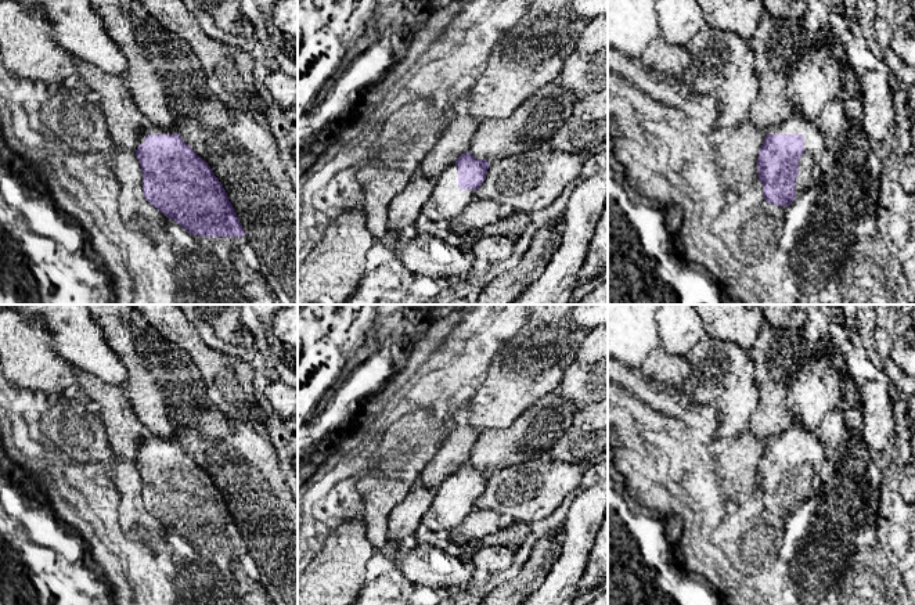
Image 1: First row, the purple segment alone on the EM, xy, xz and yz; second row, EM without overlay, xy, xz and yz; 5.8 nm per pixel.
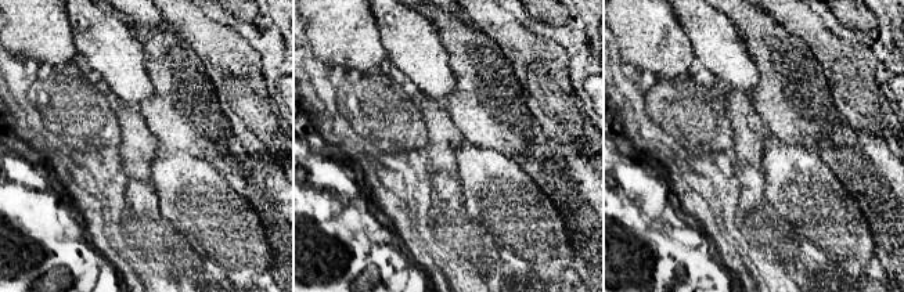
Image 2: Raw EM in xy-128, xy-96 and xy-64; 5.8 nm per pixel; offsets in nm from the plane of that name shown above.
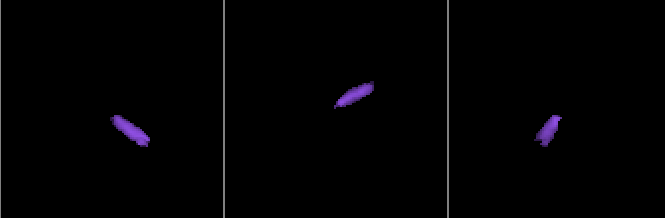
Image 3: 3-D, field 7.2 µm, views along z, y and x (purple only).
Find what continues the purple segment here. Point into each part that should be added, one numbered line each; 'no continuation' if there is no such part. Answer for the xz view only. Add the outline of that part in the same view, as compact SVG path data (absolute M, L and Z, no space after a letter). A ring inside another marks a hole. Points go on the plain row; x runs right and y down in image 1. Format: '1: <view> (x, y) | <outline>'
1: xz (447, 511) | M453 473L437 487L433 501L422 518L422 525L432 532L453 530L461 525L473 509L473 500L458 498L458 476Z

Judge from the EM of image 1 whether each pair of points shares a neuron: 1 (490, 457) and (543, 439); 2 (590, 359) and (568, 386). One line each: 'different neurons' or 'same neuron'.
1: same neuron
2: same neuron

